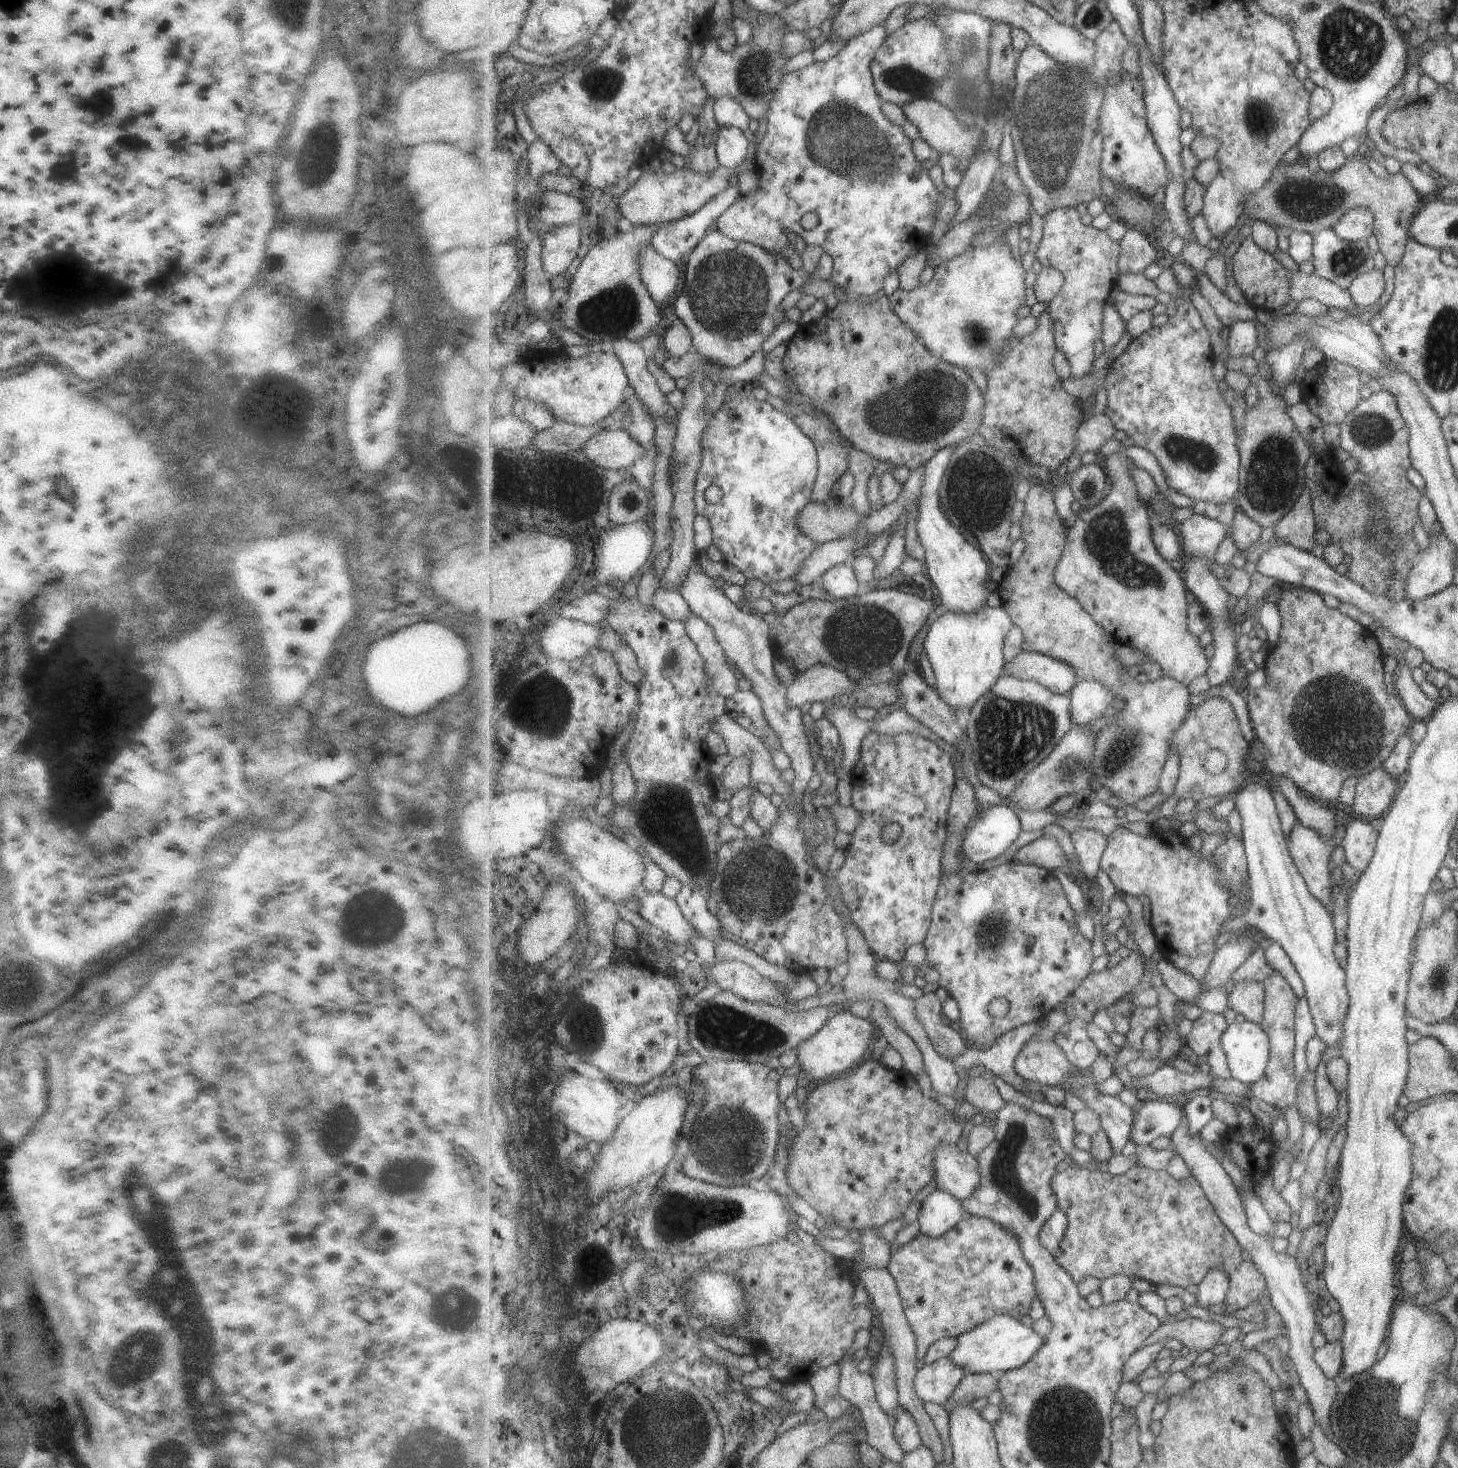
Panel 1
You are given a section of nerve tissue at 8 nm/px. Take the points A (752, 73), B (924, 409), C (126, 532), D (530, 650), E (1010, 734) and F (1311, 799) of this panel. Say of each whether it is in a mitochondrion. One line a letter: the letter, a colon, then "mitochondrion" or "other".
A: mitochondrion
B: mitochondrion
C: mitochondrion
D: other
E: mitochondrion
F: other

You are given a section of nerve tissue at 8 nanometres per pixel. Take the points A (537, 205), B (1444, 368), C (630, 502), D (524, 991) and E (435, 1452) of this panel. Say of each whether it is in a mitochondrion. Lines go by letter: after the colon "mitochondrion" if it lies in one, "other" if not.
A: other
B: mitochondrion
C: mitochondrion
D: mitochondrion
E: mitochondrion

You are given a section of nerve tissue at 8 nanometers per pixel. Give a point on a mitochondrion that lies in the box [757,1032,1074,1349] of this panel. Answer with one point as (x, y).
(1003, 1175)

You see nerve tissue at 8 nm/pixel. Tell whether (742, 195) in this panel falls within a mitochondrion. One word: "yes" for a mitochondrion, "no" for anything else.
no

